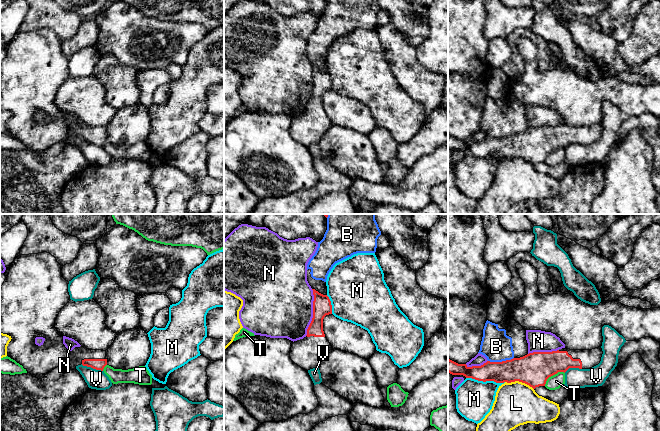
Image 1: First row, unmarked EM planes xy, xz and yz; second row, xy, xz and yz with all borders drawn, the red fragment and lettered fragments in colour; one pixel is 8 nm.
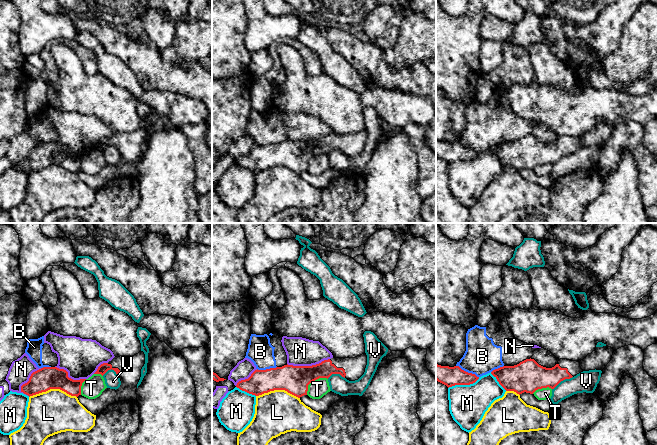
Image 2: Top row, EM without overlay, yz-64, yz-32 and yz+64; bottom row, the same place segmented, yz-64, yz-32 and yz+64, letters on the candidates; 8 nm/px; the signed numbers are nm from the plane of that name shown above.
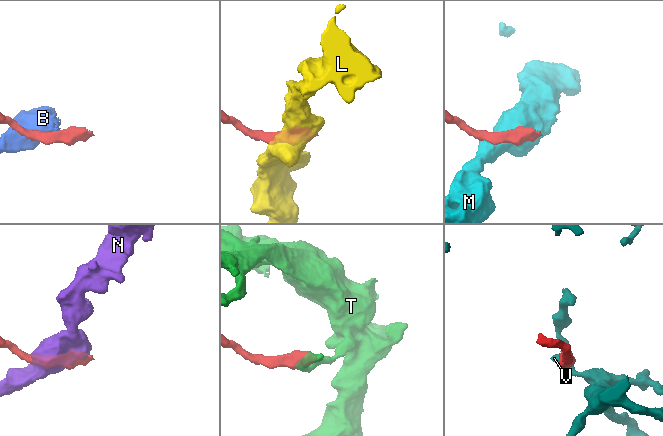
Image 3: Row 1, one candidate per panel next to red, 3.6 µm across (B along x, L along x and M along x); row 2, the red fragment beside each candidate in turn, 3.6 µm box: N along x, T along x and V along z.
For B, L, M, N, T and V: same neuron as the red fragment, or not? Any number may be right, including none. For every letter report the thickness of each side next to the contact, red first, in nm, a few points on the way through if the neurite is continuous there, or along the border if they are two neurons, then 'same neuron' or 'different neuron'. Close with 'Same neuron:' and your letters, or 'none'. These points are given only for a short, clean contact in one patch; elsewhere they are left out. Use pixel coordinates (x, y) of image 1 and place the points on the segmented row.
B: 240 nm thick on the red side, 240 nm on the other; different neuron
L: 260 nm thick on the red side, 340 nm on the other; border along yz (505, 381), (524, 382), (533, 389); different neuron
M: 180 nm thick on the red side, 300 nm on the other; different neuron
N: 150 nm thick on the red side, 480 nm on the other; different neuron
T: 260 nm thick on the red side, 120 nm on the other; border along yz (564, 372), (551, 375), (544, 385); different neuron
V: 90 nm thick on the red side, 160 nm on the other; border along xy (81, 364), (102, 371); different neuron
Same neuron: none

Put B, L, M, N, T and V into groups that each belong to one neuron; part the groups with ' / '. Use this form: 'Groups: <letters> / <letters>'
Groups: B / L / M / N / T / V

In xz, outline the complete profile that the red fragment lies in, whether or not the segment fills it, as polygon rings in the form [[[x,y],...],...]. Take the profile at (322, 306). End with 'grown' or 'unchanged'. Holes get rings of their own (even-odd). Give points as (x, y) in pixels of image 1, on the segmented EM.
[[[313,290],[313,318],[307,329],[307,335],[294,341],[290,350],[291,360],[305,370],[318,368],[332,346],[323,331],[323,319],[332,314],[329,297]]]; grown

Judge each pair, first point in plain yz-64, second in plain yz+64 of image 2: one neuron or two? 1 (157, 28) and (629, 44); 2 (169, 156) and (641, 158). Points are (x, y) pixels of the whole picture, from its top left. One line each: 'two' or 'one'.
1: two
2: two

